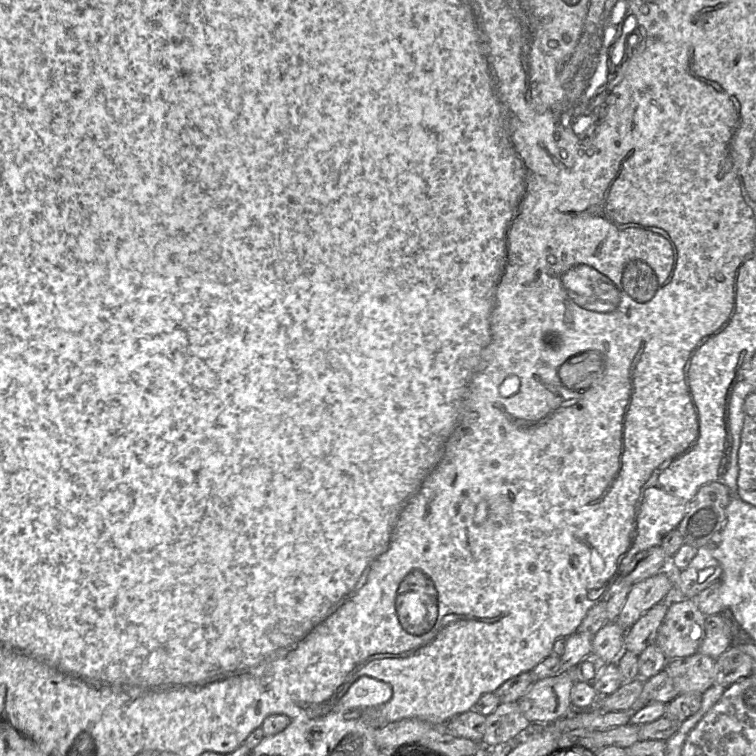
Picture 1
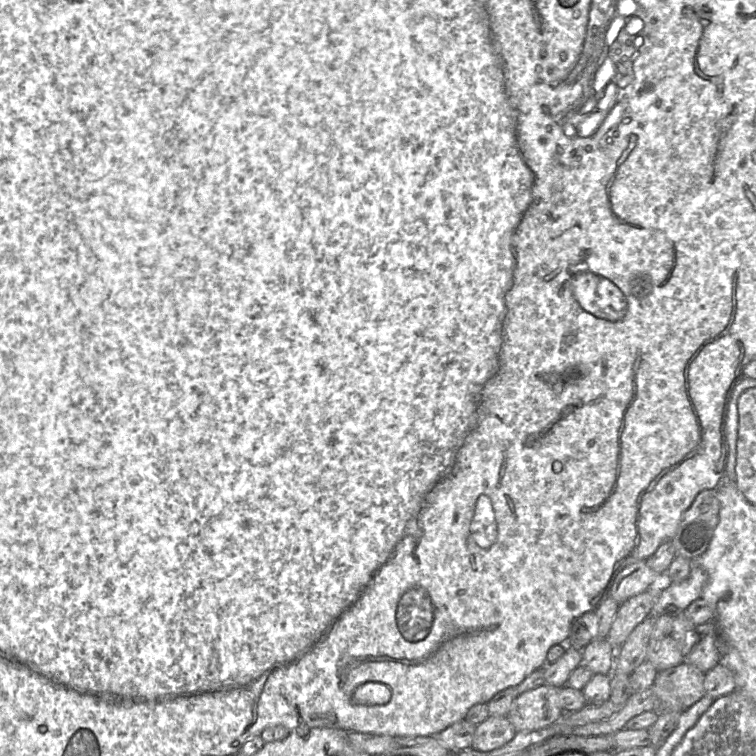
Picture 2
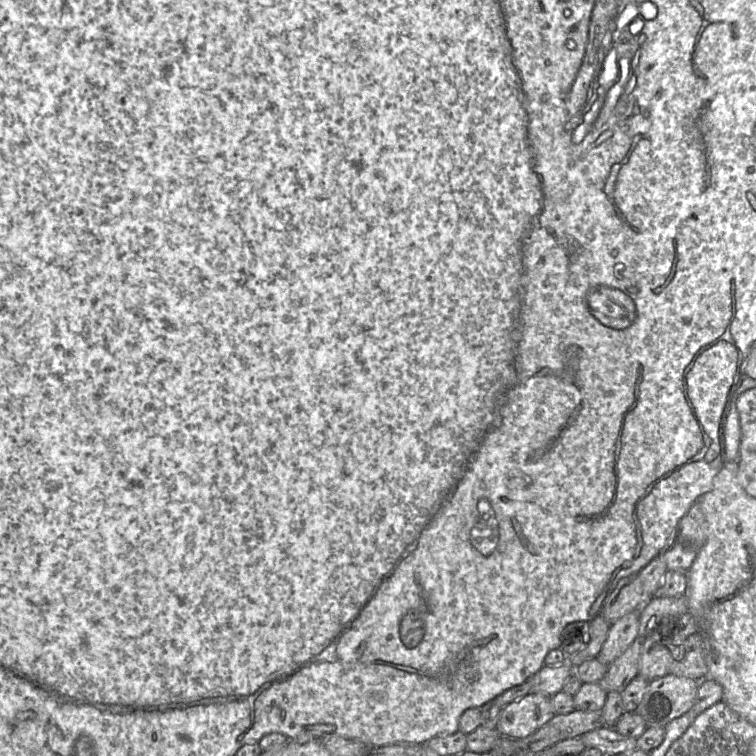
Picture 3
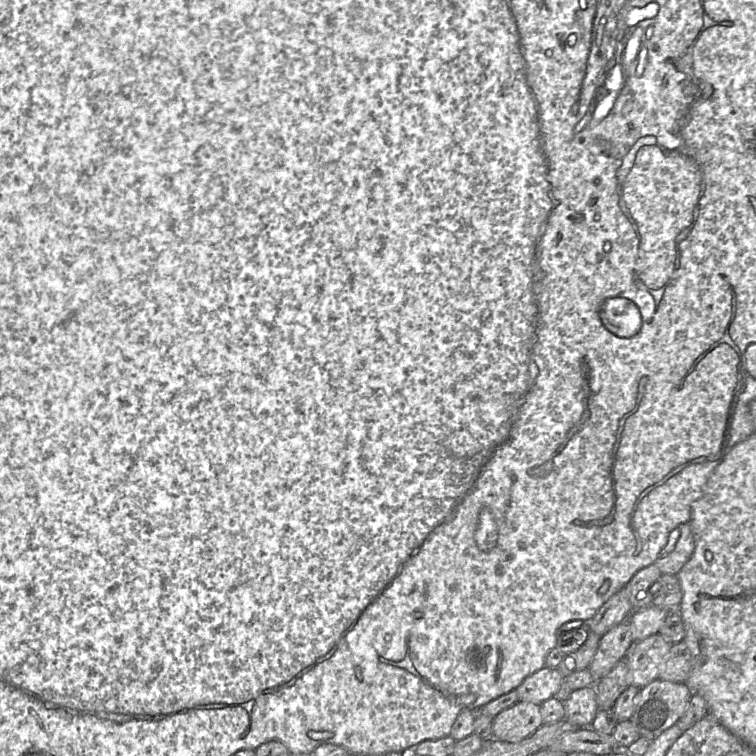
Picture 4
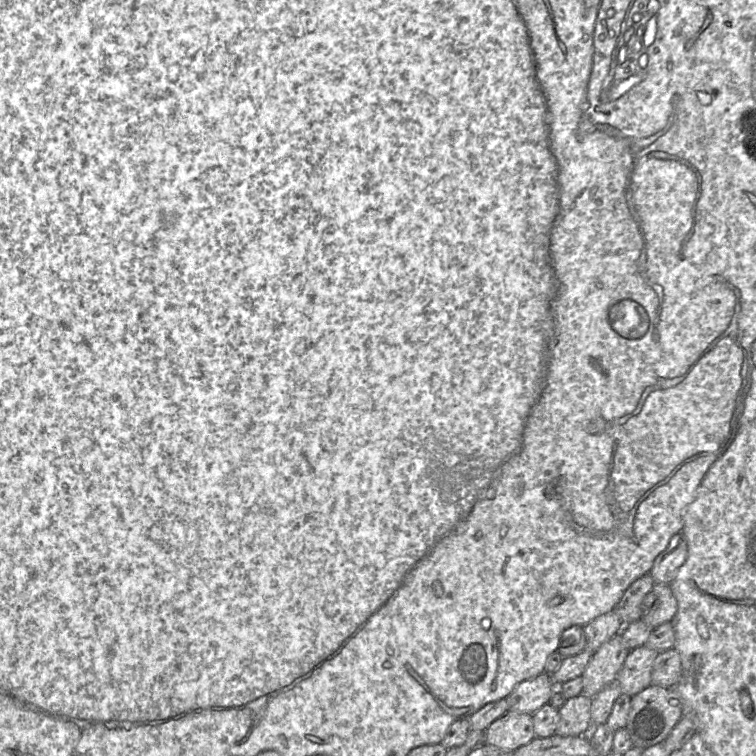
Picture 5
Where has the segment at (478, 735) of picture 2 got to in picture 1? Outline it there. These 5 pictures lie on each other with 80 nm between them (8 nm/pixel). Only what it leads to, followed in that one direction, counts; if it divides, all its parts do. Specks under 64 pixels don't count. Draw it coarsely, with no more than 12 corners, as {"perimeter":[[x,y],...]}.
{"perimeter":[[518,702],[486,716],[481,743],[502,747],[531,723]]}

